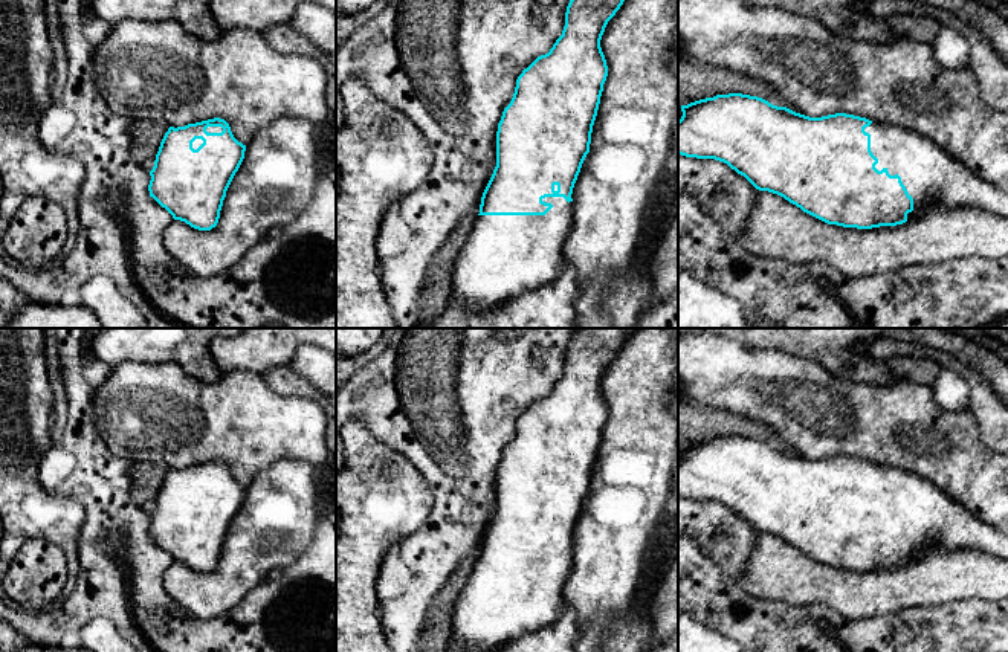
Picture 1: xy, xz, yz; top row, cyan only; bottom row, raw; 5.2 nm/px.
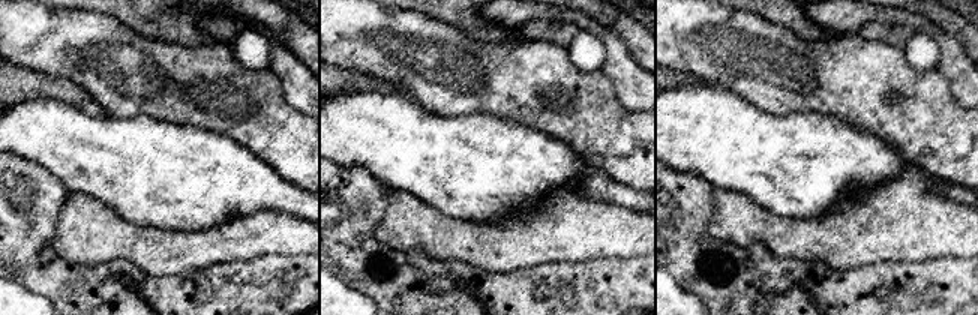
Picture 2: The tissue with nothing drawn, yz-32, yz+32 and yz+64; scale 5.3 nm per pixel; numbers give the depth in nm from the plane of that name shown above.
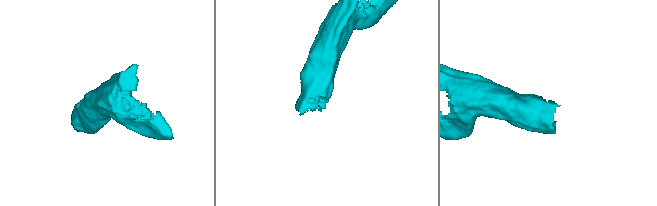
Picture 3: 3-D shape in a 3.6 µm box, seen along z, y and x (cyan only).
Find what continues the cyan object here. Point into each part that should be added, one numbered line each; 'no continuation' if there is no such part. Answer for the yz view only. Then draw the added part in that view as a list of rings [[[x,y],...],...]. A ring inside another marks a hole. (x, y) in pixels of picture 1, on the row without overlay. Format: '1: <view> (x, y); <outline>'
1: yz (930, 516); [[[880,464],[864,473],[871,476],[871,493],[878,501],[875,510],[898,516],[913,541],[907,562],[932,545],[971,548],[1008,559],[1008,533],[982,522],[932,483]]]

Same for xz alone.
1: xz (504, 597); [[[545,539],[553,550],[545,557],[478,557],[452,615],[451,643],[464,644],[472,652],[484,652],[504,646],[525,634],[553,625],[564,611],[564,585],[570,574],[574,548],[564,539]]]

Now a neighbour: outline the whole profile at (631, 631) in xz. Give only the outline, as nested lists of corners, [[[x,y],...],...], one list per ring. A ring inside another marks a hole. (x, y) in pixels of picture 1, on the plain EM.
[[[632,605],[605,621],[602,632],[602,652],[645,652],[652,637],[649,614],[640,614]]]

